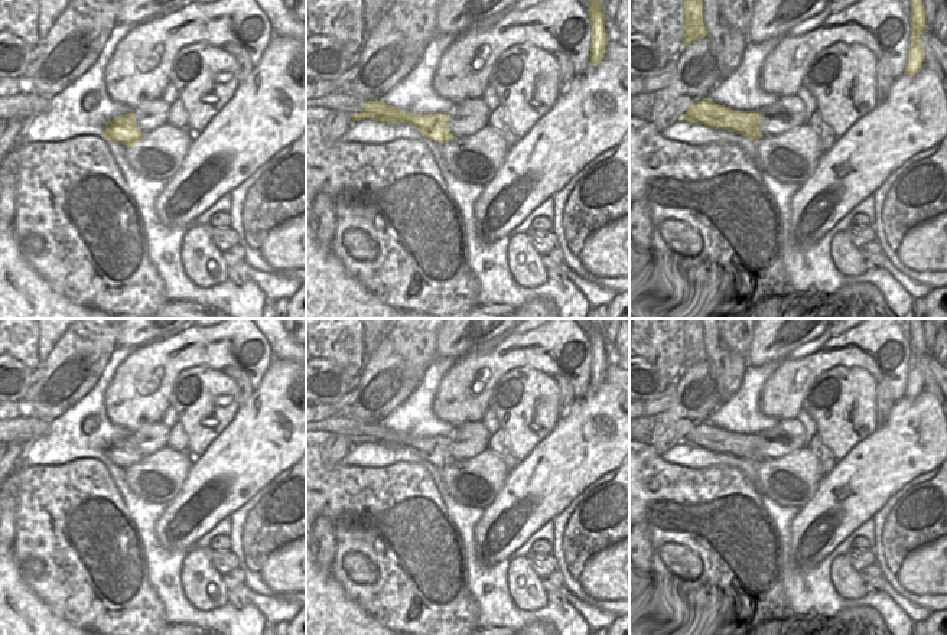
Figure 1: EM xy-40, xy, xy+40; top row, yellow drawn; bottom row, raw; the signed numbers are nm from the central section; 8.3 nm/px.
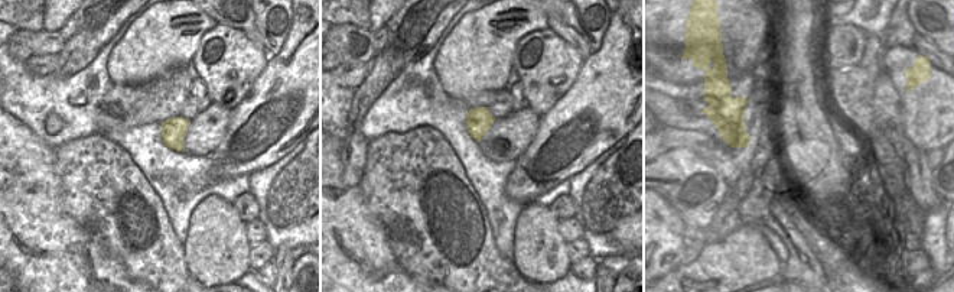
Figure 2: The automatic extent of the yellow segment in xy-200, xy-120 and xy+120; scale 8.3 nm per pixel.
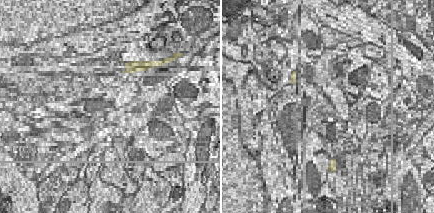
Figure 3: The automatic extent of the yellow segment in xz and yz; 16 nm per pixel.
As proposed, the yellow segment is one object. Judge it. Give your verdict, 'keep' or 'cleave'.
cleave

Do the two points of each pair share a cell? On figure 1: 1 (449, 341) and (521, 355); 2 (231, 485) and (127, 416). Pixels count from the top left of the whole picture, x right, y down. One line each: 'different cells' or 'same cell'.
1: different cells
2: different cells

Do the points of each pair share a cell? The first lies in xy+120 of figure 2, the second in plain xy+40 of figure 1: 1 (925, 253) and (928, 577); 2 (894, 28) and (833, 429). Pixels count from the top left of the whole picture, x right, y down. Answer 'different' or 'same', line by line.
1: same
2: different

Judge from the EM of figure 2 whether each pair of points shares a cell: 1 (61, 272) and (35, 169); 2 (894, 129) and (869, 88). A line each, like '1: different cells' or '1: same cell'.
1: same cell
2: different cells

